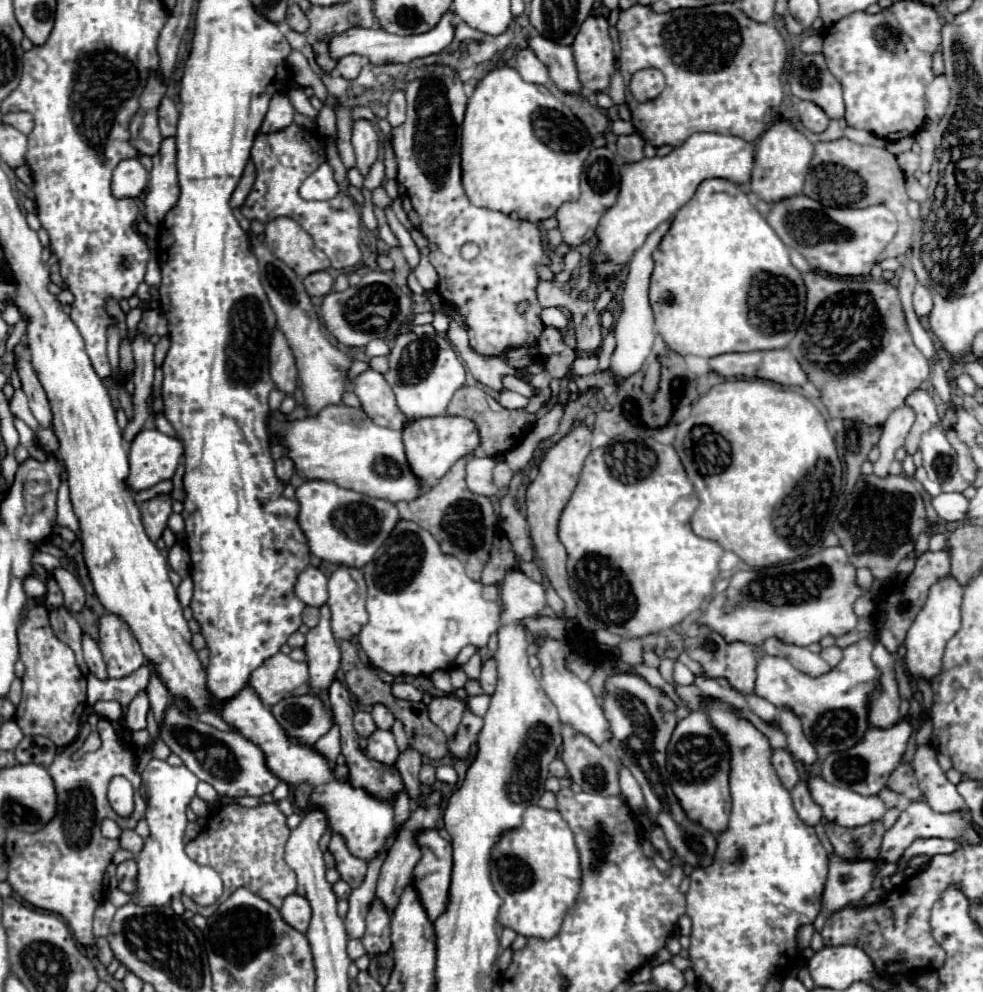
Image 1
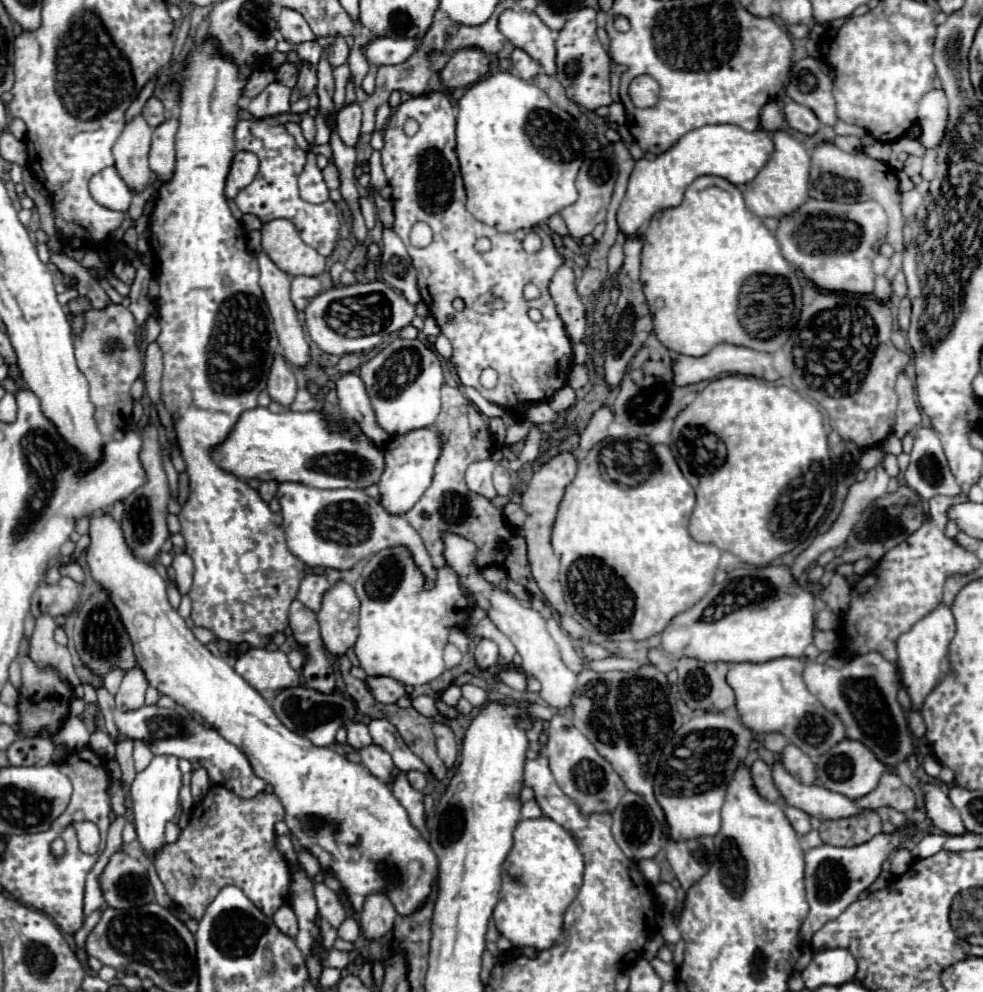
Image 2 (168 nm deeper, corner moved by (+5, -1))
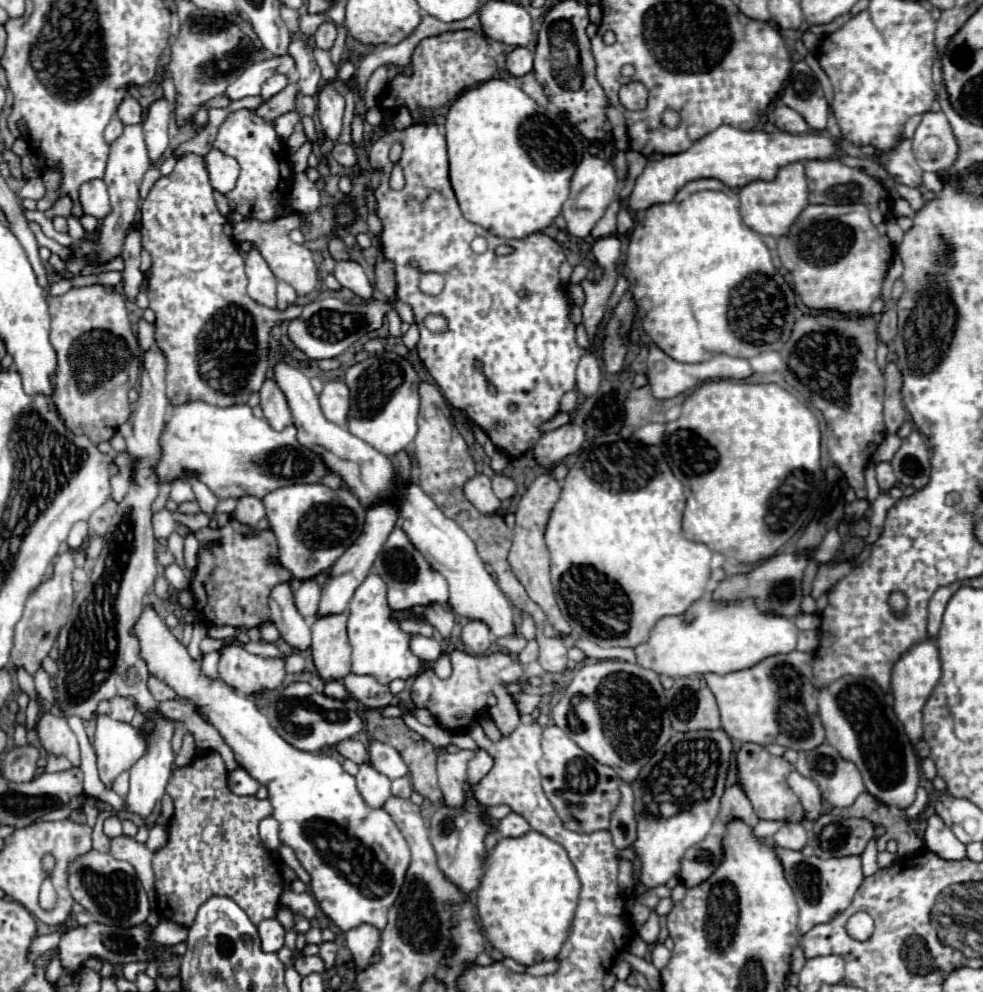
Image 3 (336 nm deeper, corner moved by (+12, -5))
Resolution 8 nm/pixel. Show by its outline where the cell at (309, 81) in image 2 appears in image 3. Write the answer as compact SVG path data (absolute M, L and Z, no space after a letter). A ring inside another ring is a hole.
M288 84L280 94L272 96L270 100L266 100L262 106L256 108L256 114L264 120L276 120L278 116L290 112L296 108L296 92L298 92L298 86L296 84Z

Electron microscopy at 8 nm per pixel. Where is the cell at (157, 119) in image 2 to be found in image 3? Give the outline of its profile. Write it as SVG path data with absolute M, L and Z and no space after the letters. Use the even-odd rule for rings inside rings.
M124 98L124 102L120 104L118 108L118 118L124 122L124 124L142 124L142 118L144 118L144 110L142 106L138 104L138 100L134 98Z

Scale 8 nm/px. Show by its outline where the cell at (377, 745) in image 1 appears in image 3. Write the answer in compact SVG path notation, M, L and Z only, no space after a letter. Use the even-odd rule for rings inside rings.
M368 762L360 764L356 782L358 782L358 790L364 796L364 800L374 808L384 806L384 802L390 798L390 778L380 774Z

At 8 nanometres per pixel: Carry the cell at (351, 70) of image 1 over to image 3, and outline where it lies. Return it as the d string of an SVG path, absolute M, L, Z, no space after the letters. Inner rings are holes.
M322 24L320 28L318 28L318 32L314 34L314 42L316 42L316 46L320 48L320 50L330 50L332 48L332 44L334 44L334 40L336 40L336 26L334 24Z

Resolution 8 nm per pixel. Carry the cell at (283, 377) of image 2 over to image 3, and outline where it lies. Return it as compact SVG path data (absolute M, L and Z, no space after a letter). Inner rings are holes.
M272 378L264 380L264 386L260 388L260 406L264 410L264 418L272 424L272 428L282 430L292 422L288 400Z

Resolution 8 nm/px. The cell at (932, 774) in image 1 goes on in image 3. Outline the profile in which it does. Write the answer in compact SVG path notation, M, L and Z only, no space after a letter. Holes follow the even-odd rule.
M936 814L928 818L926 848L946 860L960 860L966 856L966 845L952 834L952 830L948 830L948 826L944 826L944 822L940 822L940 816Z

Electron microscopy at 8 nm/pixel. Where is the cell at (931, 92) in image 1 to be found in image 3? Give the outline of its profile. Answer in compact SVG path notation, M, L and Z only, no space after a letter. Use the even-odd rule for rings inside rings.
M942 110L922 116L912 138L912 152L924 172L940 172L954 164L958 142Z

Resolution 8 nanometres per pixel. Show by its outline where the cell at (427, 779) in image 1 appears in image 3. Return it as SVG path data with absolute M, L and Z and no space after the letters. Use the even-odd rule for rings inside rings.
M410 776L392 780L392 794L394 794L394 796L400 796L400 798L410 798L410 794L412 794L412 782L410 782Z

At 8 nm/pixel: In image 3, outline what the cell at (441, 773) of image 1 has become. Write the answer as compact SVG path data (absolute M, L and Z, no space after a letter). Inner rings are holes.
M370 740L370 764L380 770L380 774L386 774L390 780L394 778L402 778L408 774L408 766L402 760L402 756L398 754L398 750L394 750L392 746L384 744L384 742L376 742Z

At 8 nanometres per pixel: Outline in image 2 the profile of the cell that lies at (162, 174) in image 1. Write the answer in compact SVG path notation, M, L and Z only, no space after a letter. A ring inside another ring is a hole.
M169 118L157 128L153 128L153 144L149 152L149 166L157 174L161 182L167 182L173 174L175 166L175 134L177 134L177 118Z

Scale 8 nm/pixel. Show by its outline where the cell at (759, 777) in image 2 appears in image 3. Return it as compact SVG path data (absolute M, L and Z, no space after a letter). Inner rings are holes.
M740 782L726 788L726 792L722 796L722 808L720 808L720 814L718 814L716 822L724 824L730 818L742 818L746 824L752 824L752 826L758 824L758 816L752 808L750 798L744 794Z

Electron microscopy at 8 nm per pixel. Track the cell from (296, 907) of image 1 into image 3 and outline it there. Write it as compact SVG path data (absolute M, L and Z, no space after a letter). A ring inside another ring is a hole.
M276 918L260 922L258 924L258 932L260 932L260 940L262 940L262 950L264 952L278 952L284 946L286 930L282 928L282 924Z

